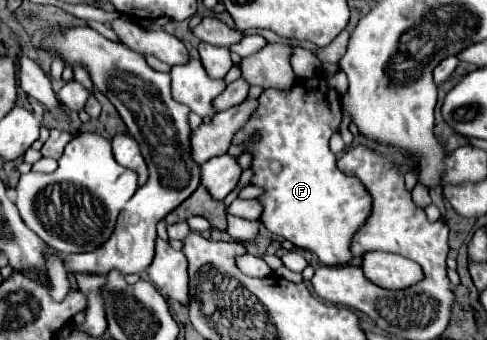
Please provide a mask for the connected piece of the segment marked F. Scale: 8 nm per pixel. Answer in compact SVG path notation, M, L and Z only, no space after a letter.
M329 76L313 77L308 80L297 79L293 88L279 90L267 88L257 100L257 110L251 114L249 122L233 136L235 146L243 146L245 152L253 156L251 170L253 178L251 184L263 188L265 192L257 198L263 206L261 222L269 232L275 236L283 236L285 240L293 242L295 248L305 248L315 252L323 264L345 264L351 258L349 242L355 234L357 226L365 222L369 216L371 200L365 194L365 188L357 178L343 174L337 164L335 156L329 150L329 138L339 132L343 114L341 114L341 96L329 86Z

